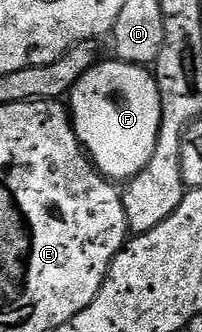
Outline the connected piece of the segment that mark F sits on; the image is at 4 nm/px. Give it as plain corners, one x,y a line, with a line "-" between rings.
116,60
98,61
67,96
73,131
98,172
121,184
143,170
155,150
161,123
156,77
146,67

